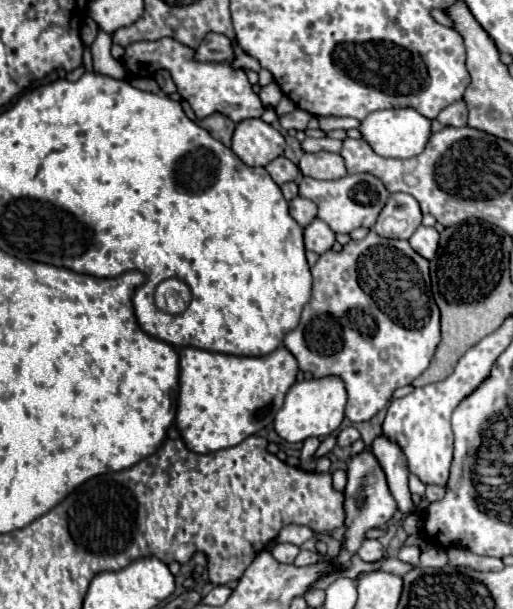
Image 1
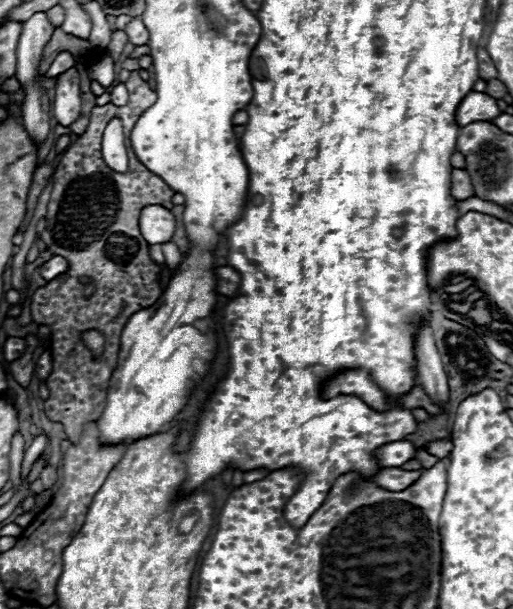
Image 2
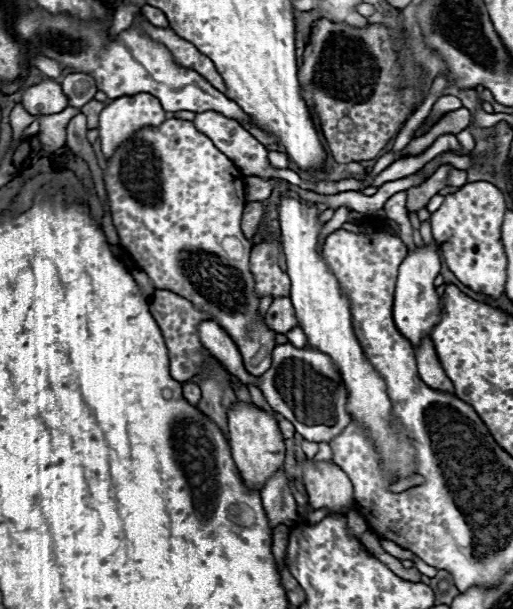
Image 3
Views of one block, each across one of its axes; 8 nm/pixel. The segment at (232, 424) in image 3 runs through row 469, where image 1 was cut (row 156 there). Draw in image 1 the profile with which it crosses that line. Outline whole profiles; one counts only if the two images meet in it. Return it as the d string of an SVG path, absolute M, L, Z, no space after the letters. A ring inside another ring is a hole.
M250 118L236 126L232 136L232 152L246 166L266 166L274 158L282 156L286 142L278 130L260 118Z

